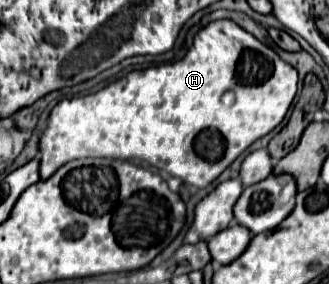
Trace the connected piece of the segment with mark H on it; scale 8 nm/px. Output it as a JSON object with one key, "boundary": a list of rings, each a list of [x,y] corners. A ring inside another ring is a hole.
{"boundary":[[[229,18],[223,20],[215,20],[209,22],[205,28],[201,28],[195,36],[195,44],[191,46],[191,50],[187,52],[187,56],[179,62],[173,64],[163,64],[163,66],[153,66],[147,70],[133,70],[129,72],[125,78],[93,92],[87,96],[77,96],[71,100],[61,100],[53,110],[51,110],[51,118],[47,124],[47,130],[41,136],[39,148],[41,148],[41,180],[47,180],[55,170],[59,170],[63,164],[77,160],[77,158],[89,158],[89,156],[103,156],[103,158],[115,158],[115,160],[145,160],[151,166],[165,170],[171,176],[181,178],[187,186],[197,186],[197,188],[207,188],[227,166],[233,164],[233,160],[243,154],[255,140],[263,138],[265,134],[269,134],[277,124],[281,124],[281,120],[285,118],[293,98],[297,94],[297,70],[293,70],[293,66],[289,66],[287,62],[283,62],[275,50],[271,50],[269,46],[265,46],[263,42],[259,42],[253,34],[249,34],[247,30],[243,30],[239,24],[235,24]]]}

